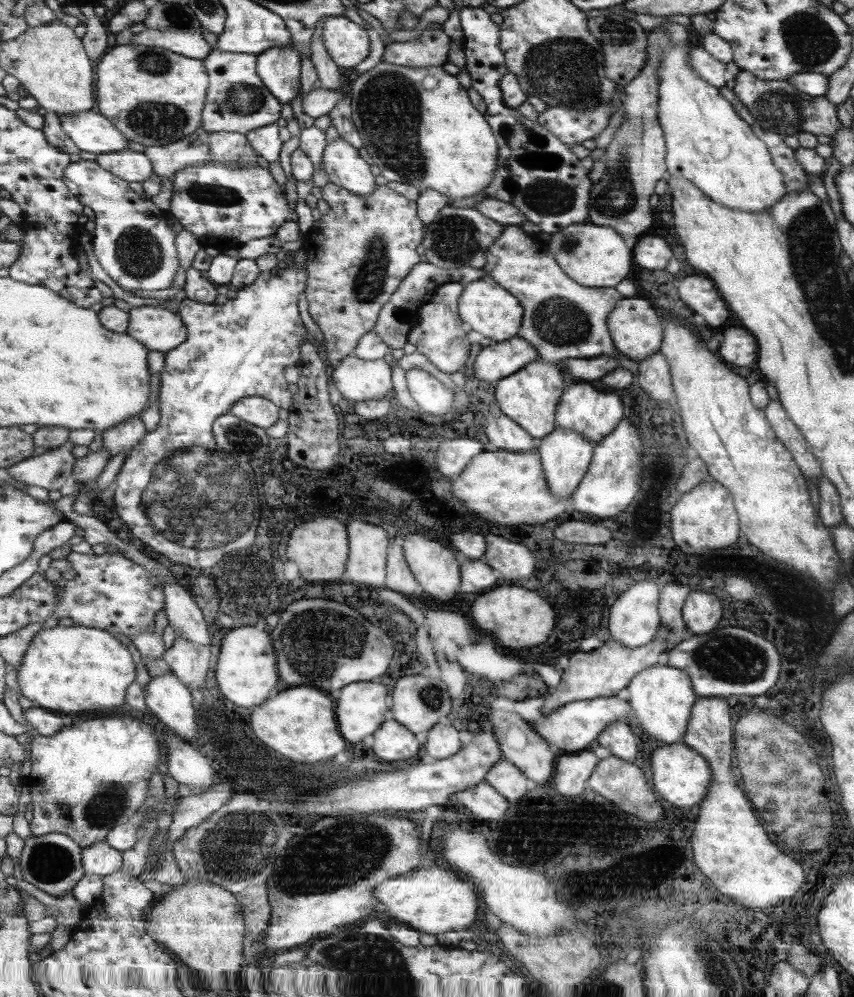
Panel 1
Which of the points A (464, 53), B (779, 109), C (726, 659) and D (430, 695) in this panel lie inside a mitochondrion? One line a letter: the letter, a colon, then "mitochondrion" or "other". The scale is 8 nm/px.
A: other
B: mitochondrion
C: mitochondrion
D: mitochondrion

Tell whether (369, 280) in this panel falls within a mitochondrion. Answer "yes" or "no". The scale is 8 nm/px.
yes

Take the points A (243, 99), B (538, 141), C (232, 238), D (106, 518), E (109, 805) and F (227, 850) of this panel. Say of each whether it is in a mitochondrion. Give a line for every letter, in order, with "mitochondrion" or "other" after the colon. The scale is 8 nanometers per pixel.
A: mitochondrion
B: other
C: other
D: other
E: mitochondrion
F: mitochondrion

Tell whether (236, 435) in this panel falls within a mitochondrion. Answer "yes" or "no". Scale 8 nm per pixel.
yes

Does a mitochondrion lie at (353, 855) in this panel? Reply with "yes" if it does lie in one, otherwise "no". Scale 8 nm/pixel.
yes

